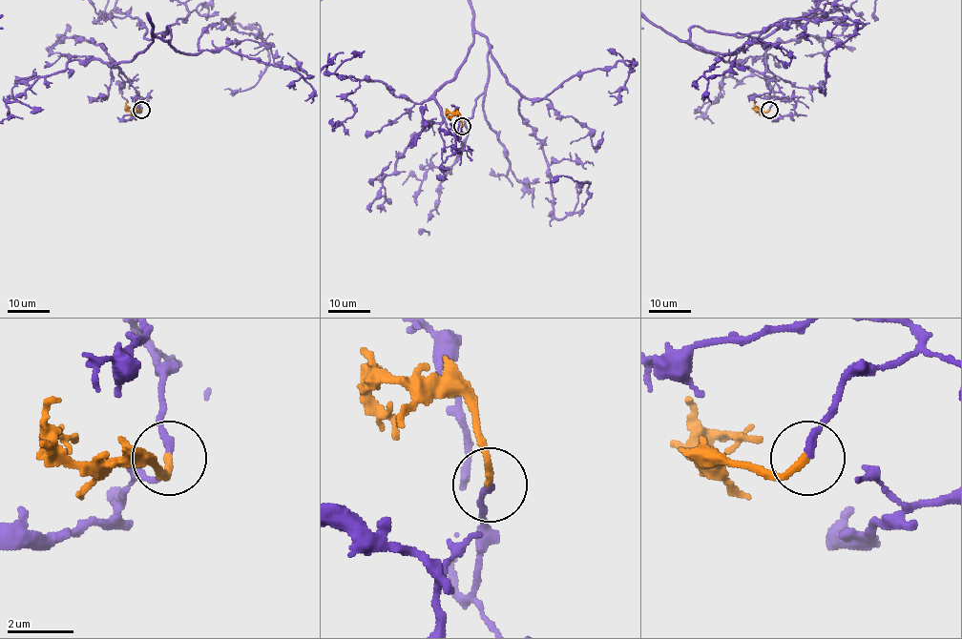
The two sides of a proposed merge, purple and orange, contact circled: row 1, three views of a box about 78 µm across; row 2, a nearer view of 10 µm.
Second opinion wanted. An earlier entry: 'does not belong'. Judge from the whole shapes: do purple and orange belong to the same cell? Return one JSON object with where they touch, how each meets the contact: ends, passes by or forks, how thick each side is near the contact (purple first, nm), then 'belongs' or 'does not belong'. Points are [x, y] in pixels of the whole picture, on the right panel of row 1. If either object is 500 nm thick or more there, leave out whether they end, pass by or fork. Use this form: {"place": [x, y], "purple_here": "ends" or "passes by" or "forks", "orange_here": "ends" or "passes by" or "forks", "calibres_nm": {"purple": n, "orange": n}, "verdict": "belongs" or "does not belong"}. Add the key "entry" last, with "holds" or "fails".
{"place": [769, 110], "purple_here": "ends", "orange_here": "ends", "calibres_nm": {"purple": 240, "orange": 200}, "verdict": "does not belong", "entry": "holds"}

